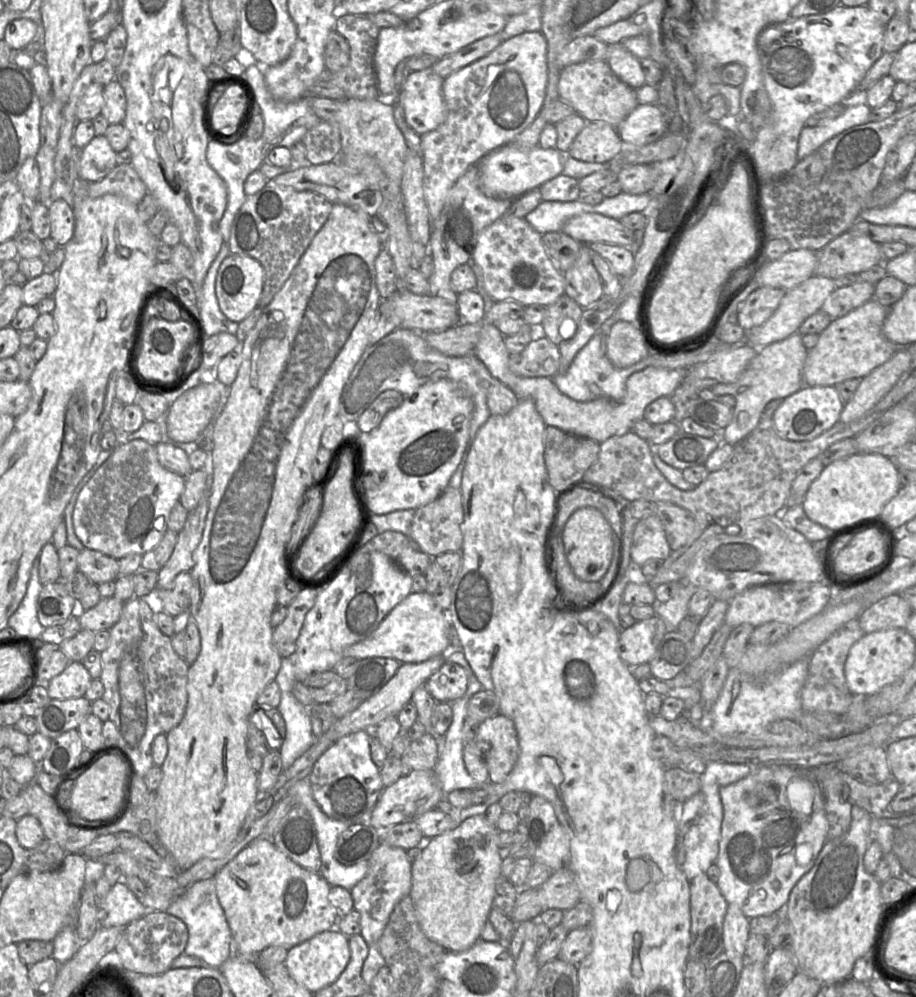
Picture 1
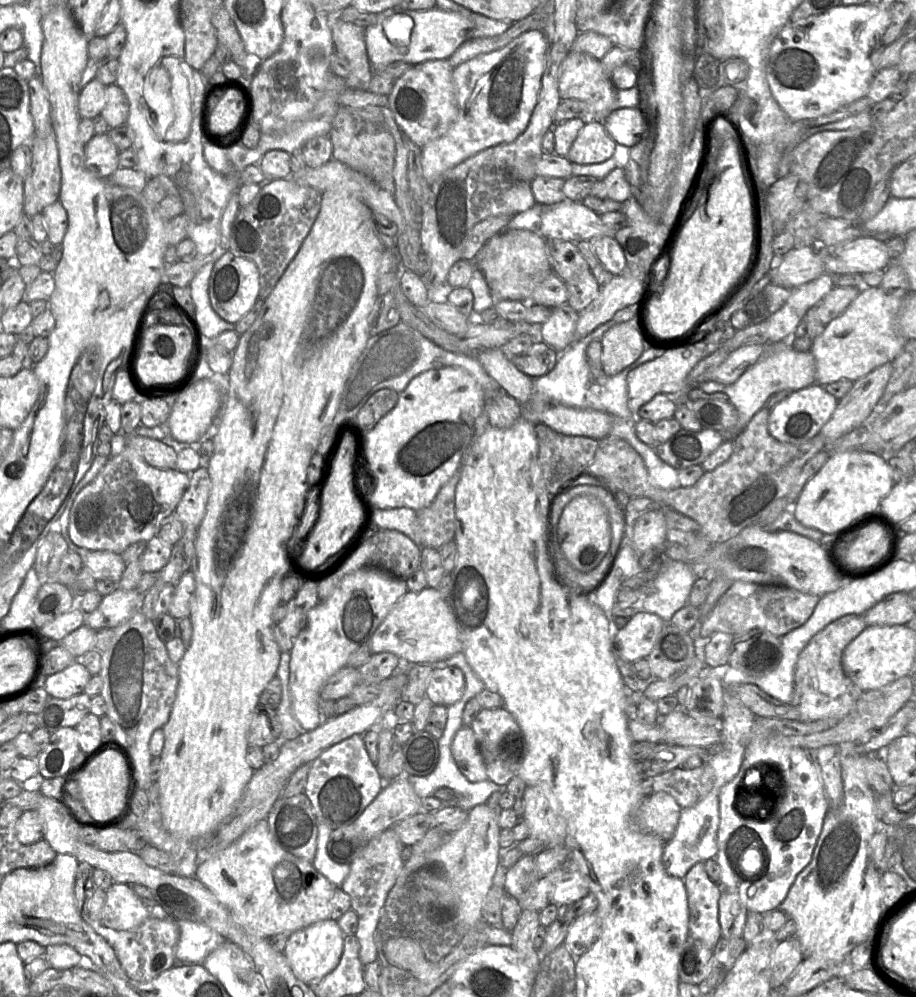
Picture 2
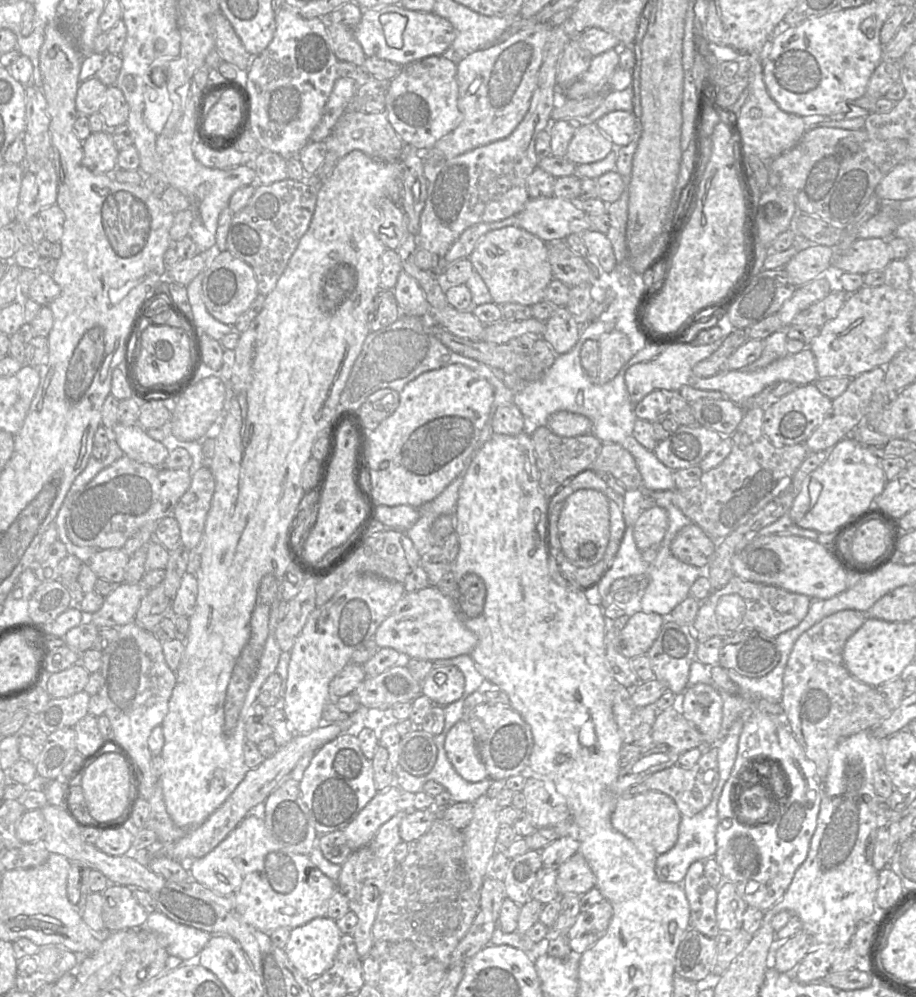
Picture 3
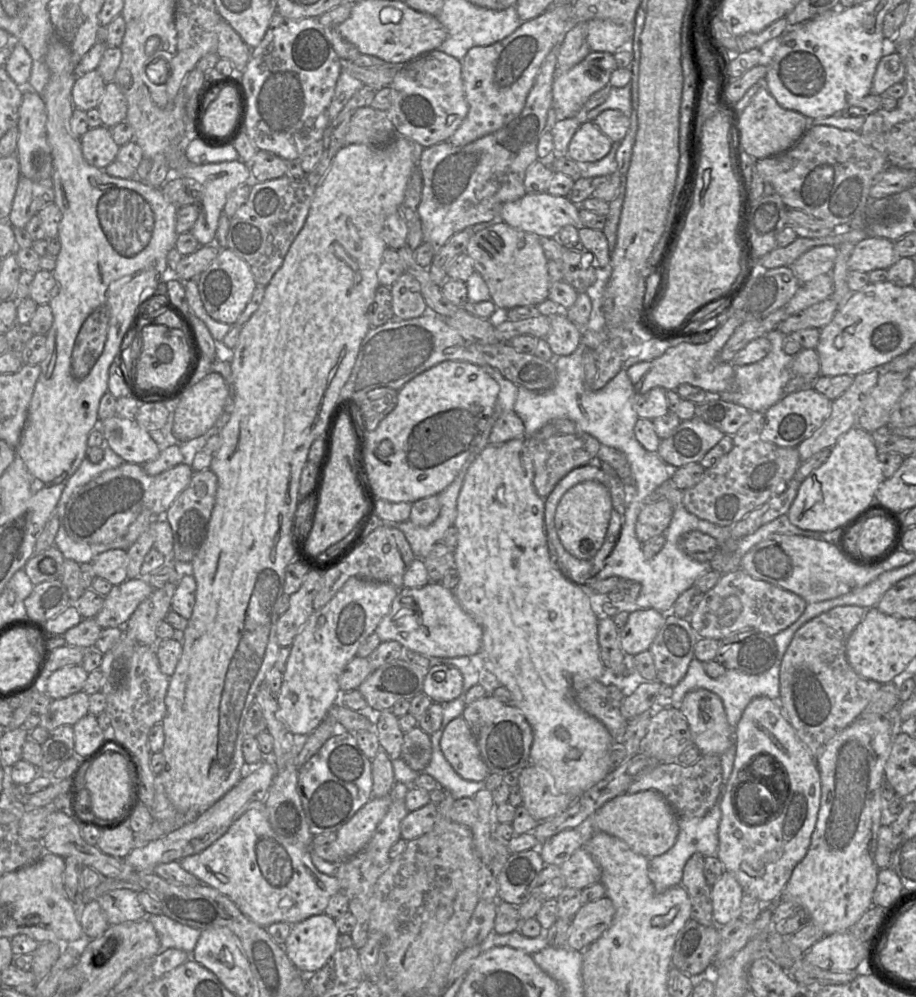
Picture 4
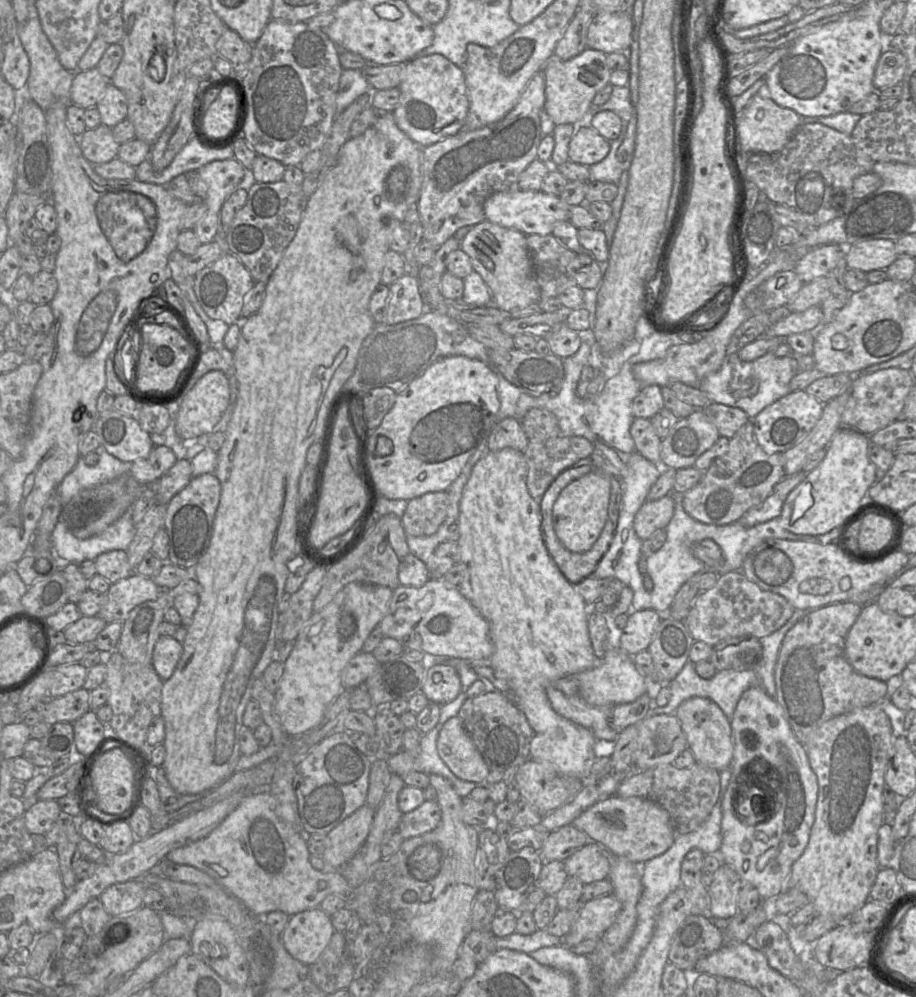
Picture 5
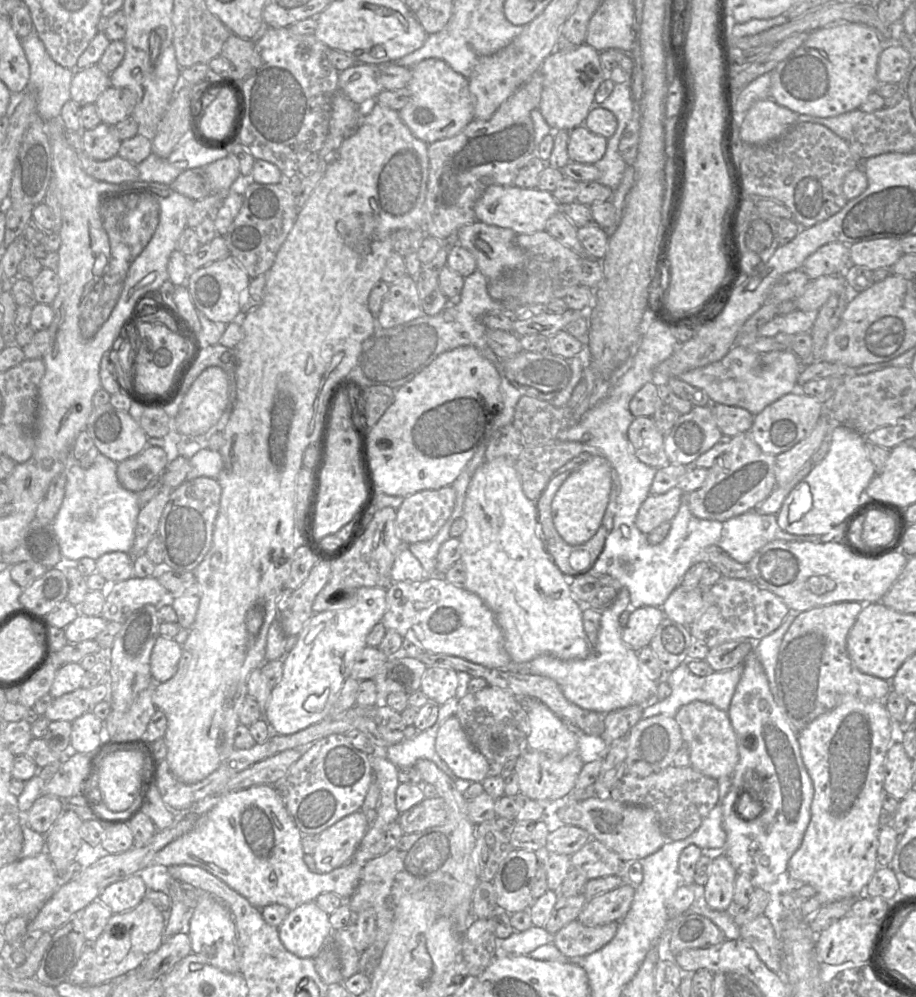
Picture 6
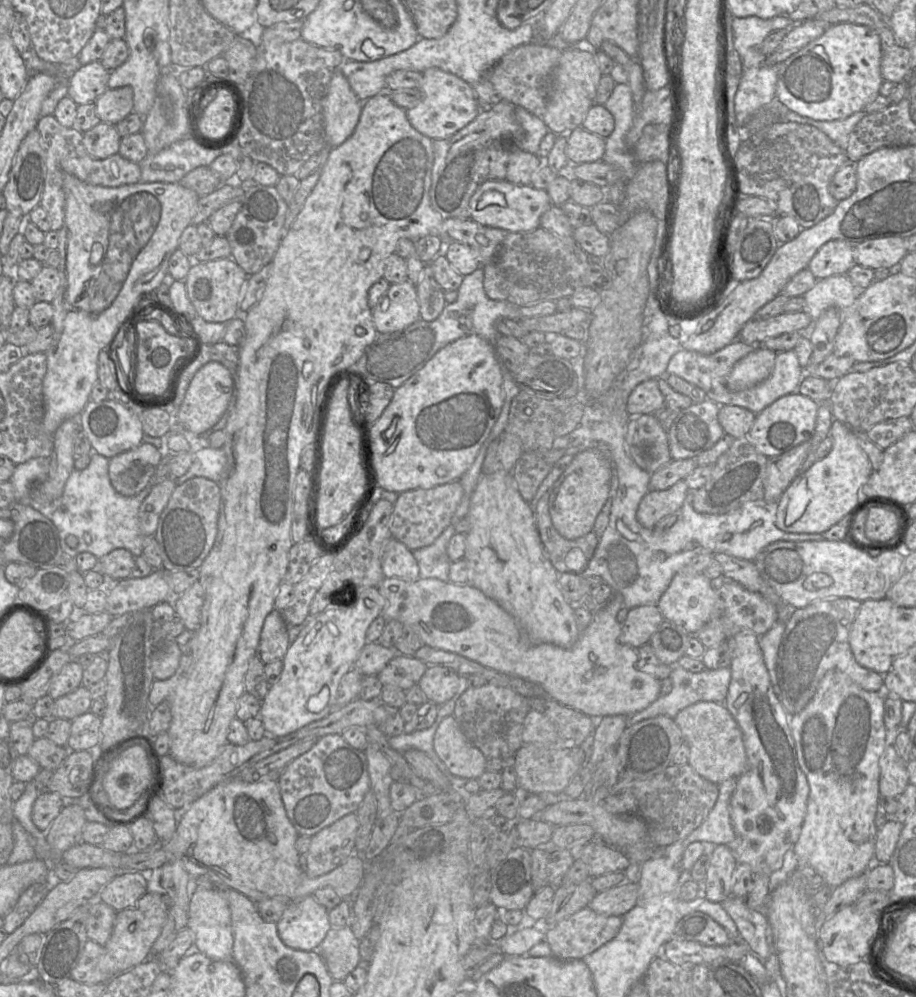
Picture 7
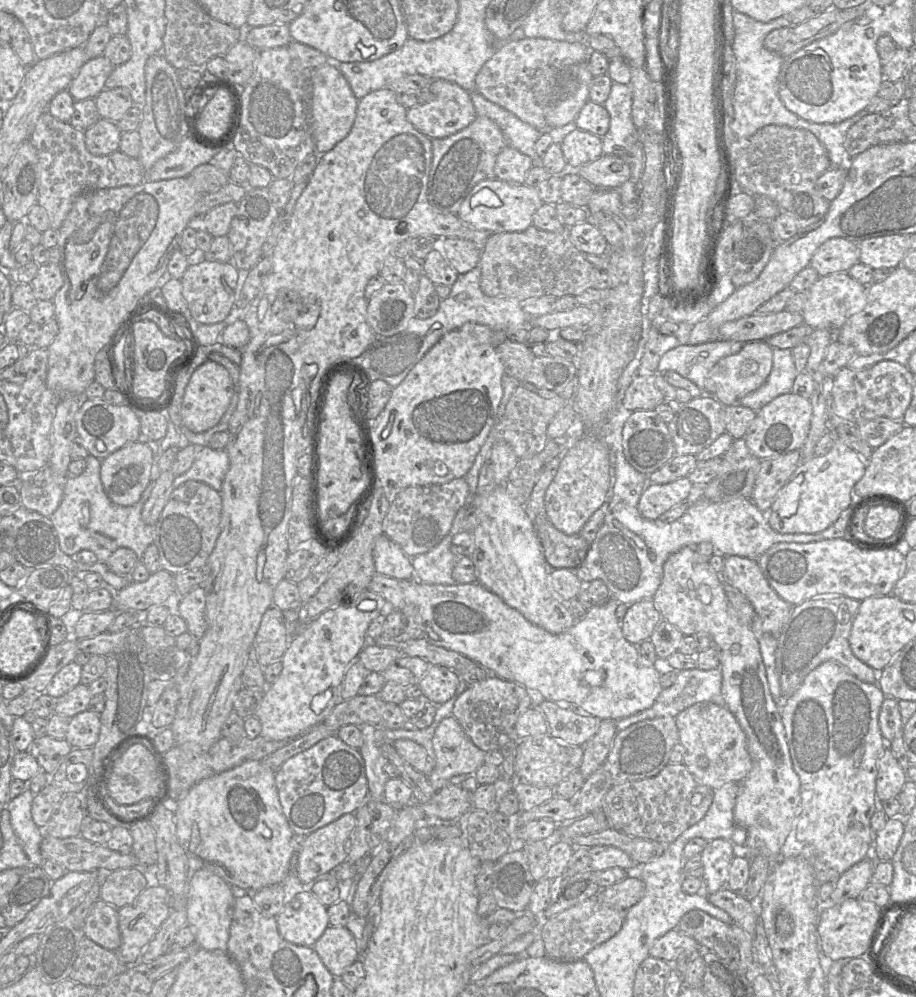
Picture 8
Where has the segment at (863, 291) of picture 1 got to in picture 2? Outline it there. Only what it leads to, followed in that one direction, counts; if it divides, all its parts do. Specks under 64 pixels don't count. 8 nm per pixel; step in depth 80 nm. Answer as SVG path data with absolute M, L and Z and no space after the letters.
M835 286L807 311L802 320L812 320L827 325L847 309L859 292L860 288Z

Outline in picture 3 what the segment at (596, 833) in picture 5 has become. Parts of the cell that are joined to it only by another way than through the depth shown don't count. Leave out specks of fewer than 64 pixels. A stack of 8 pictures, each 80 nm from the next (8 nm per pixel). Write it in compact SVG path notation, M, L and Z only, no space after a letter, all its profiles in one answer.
M648 791L635 796L619 797L611 815L611 824L628 839L651 845L660 855L669 851L677 842L681 817L679 809L670 796L659 791Z

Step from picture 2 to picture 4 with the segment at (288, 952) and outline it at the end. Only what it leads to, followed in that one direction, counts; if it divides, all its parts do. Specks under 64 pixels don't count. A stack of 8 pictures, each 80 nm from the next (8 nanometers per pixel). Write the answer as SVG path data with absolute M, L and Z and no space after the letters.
M325 913L313 915L292 924L282 947L292 964L307 976L327 963L339 934L335 919Z

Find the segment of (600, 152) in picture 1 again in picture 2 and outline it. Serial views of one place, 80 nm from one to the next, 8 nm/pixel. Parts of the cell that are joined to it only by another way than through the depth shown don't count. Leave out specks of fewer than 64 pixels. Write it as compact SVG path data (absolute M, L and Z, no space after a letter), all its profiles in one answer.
M587 120L574 142L567 158L571 163L598 164L614 156L617 143L608 134L602 120Z

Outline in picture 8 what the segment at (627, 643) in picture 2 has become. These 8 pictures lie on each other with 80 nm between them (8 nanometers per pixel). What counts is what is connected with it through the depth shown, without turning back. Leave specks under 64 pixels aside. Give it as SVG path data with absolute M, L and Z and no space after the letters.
M653 599L635 602L628 606L621 624L624 638L631 644L638 646L651 637L661 620L661 613Z

